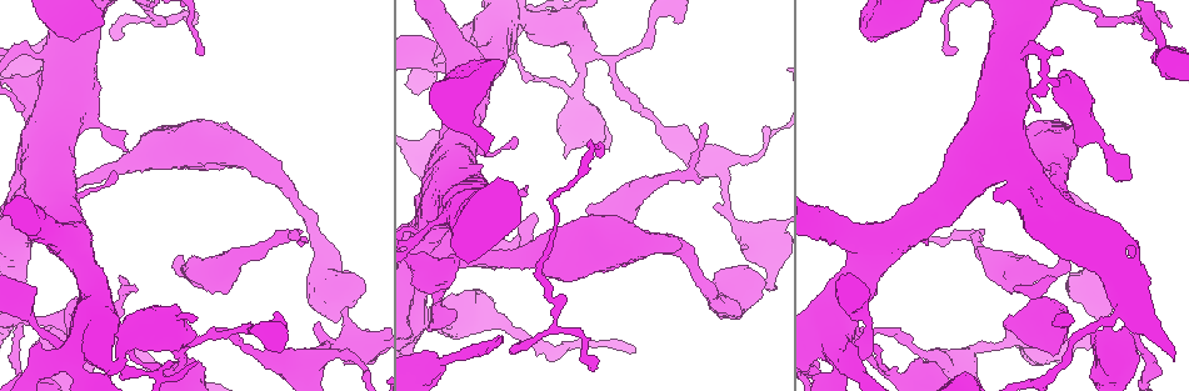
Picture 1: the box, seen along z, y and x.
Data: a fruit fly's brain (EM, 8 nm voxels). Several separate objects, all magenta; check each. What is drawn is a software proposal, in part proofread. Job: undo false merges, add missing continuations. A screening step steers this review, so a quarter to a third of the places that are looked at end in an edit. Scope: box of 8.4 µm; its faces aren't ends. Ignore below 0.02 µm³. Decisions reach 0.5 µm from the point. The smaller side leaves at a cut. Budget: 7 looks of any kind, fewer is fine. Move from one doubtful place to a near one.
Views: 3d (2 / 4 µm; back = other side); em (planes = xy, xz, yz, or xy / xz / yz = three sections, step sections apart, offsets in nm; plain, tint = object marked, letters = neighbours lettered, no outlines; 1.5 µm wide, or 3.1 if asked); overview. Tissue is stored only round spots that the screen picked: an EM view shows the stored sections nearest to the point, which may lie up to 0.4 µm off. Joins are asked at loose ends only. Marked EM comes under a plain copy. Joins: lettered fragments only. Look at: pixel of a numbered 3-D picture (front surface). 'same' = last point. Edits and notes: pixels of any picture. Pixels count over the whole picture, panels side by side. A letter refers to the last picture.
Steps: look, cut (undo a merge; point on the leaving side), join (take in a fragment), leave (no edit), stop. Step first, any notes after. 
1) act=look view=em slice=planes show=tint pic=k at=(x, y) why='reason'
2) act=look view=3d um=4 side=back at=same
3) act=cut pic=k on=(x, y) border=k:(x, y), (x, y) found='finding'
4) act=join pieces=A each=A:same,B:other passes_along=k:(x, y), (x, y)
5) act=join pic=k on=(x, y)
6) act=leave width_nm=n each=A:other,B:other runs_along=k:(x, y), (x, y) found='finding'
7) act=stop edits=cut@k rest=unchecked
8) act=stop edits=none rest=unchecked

act=look view=3d um=4 pic=1 at=(1032, 271) why='calibre changes'

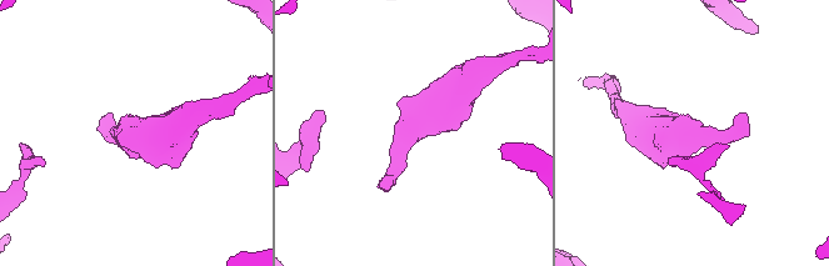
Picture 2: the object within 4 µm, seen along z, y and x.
act=look view=em slice=yz step=4 show=letters pic=2 at=(697, 138) why='need the tissue'

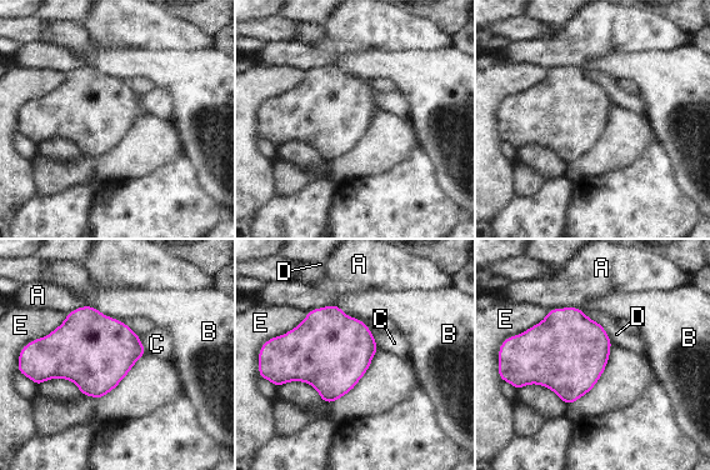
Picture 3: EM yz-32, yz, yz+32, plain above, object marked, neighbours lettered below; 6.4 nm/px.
act=look view=em slice=planes show=letters at=same

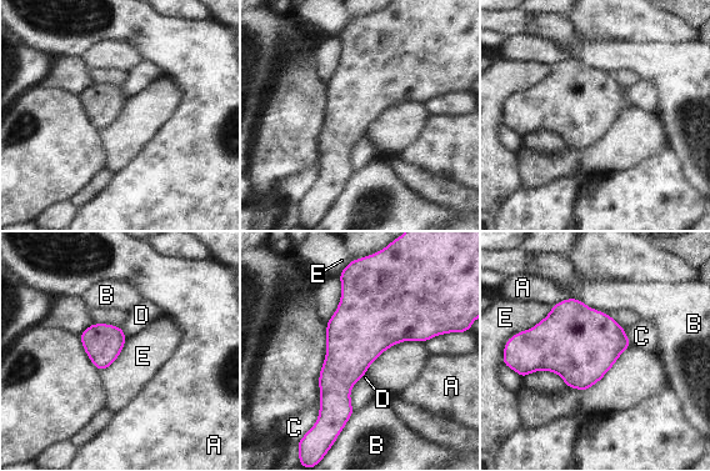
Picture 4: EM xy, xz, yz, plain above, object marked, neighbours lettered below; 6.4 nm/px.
act=leave width_nm=190 each=A:other,B:other,C:other,D:other,E:other border=4:(423, 341), (391, 345), (364, 375) found='all the same cell'

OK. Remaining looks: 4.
act=look view=em slice=planes show=letters pic=1 at=(1004, 320) why='an open end'

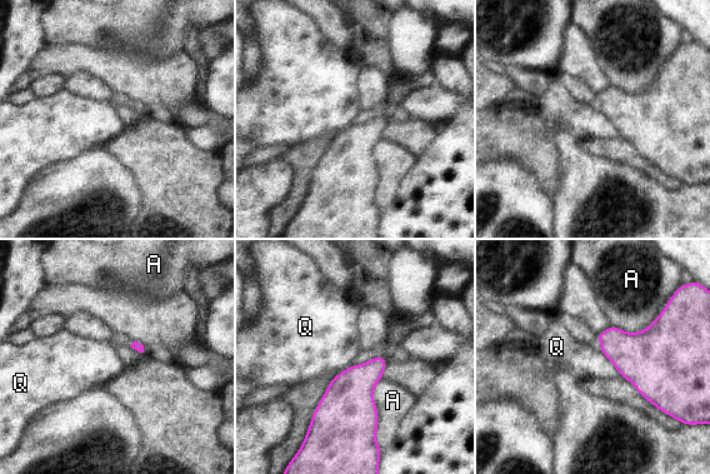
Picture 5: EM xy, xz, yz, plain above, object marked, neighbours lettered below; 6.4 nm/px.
act=leave each=A:other,Q:other border=5:(600, 353), (623, 377) found='no lettered fragment goes on from it'

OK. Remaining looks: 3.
act=look view=em slice=planes show=tint pic=1 at=(308, 241) why='free end'

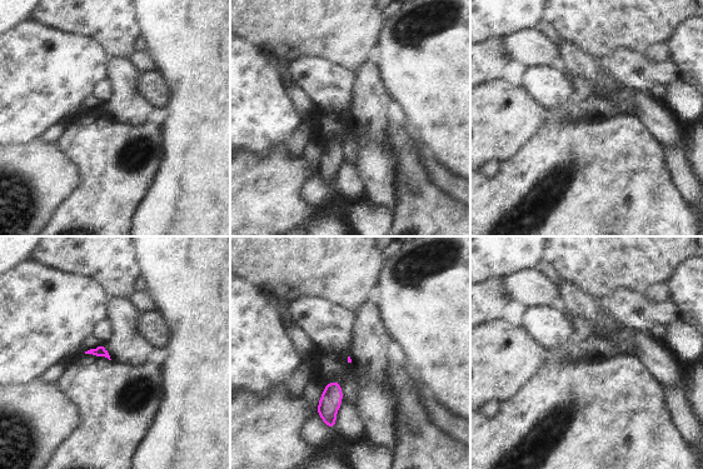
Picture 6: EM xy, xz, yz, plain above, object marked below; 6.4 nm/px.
act=look view=em slice=planes show=letters at=same why='what lies round it'

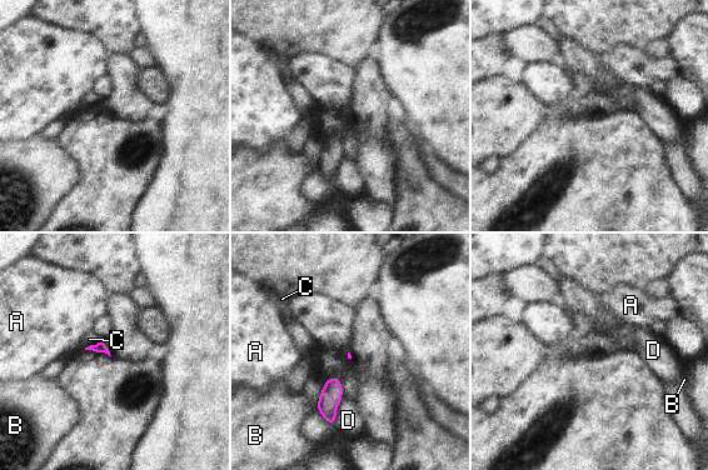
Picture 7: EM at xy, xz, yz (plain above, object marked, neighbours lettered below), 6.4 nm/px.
act=leave each=A:other,B:other,C:other,D:other border=7:(343, 396), (333, 425) found='none of them fits'

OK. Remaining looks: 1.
act=stop edits=none rest=unchecked

